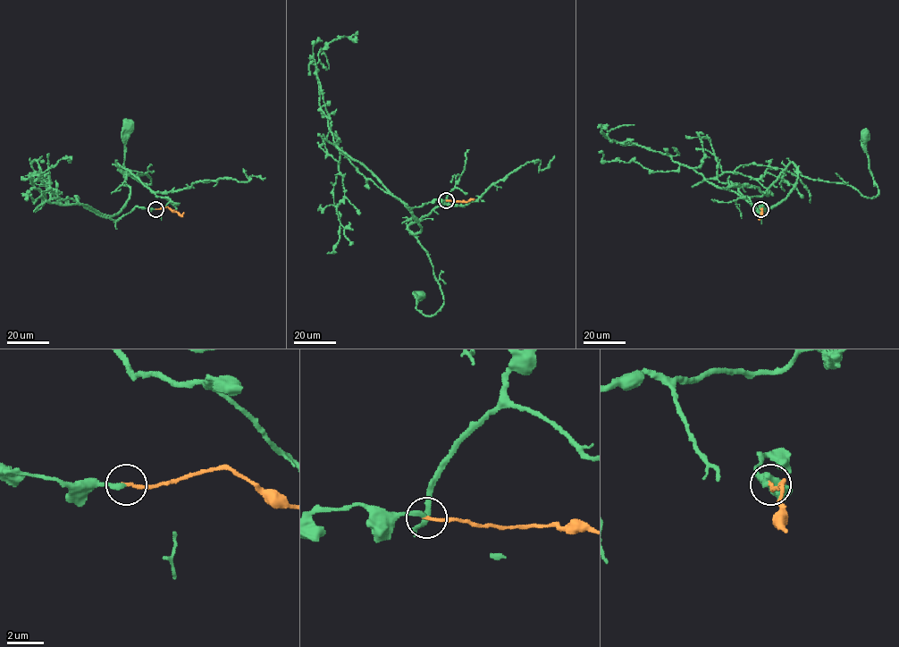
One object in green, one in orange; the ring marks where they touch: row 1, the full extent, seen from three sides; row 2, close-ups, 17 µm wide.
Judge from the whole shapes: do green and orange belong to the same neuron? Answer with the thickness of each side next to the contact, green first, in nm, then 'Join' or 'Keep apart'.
Thickness 260 nm (green) against 190 nm. Join

